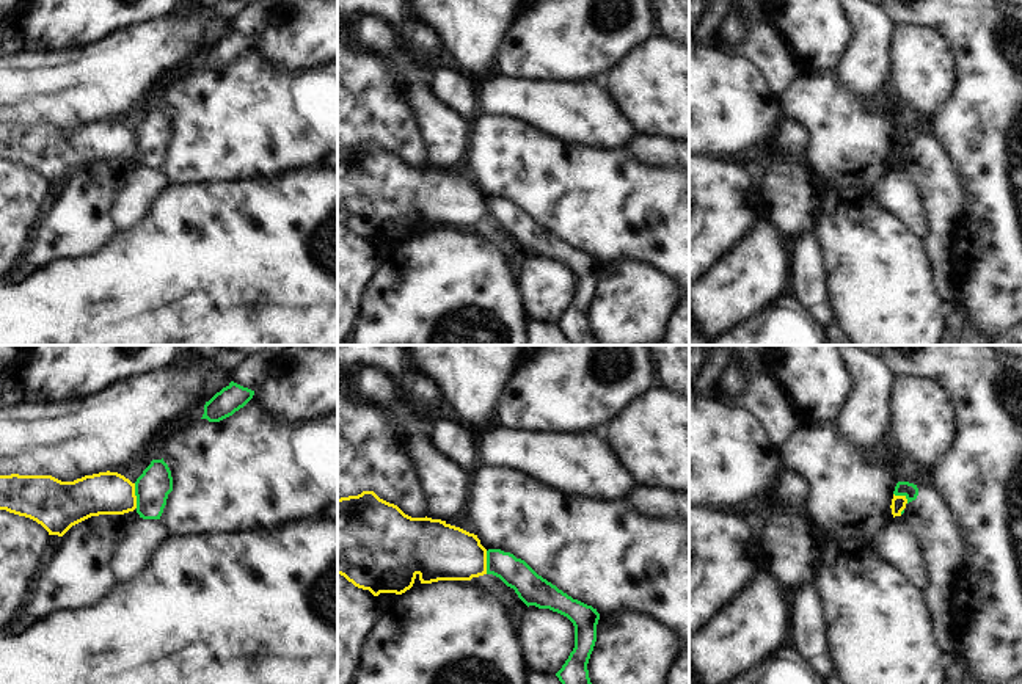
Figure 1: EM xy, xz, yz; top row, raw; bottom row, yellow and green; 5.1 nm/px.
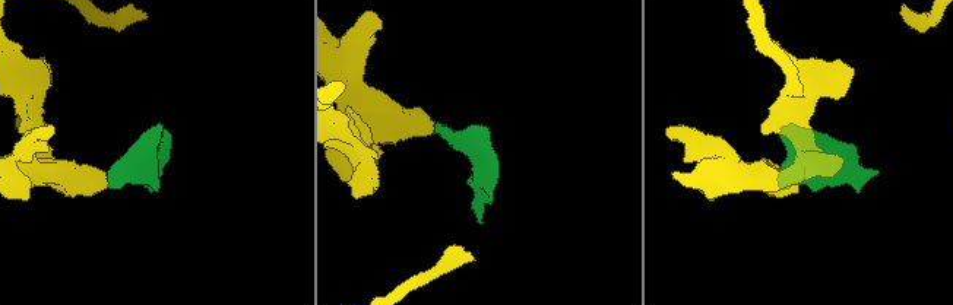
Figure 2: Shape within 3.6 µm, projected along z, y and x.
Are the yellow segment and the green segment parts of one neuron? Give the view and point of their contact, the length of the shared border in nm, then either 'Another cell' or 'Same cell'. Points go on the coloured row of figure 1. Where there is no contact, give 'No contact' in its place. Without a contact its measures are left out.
Touches yellow at xy (135, 496). Shared border 130 nm. Another cell

